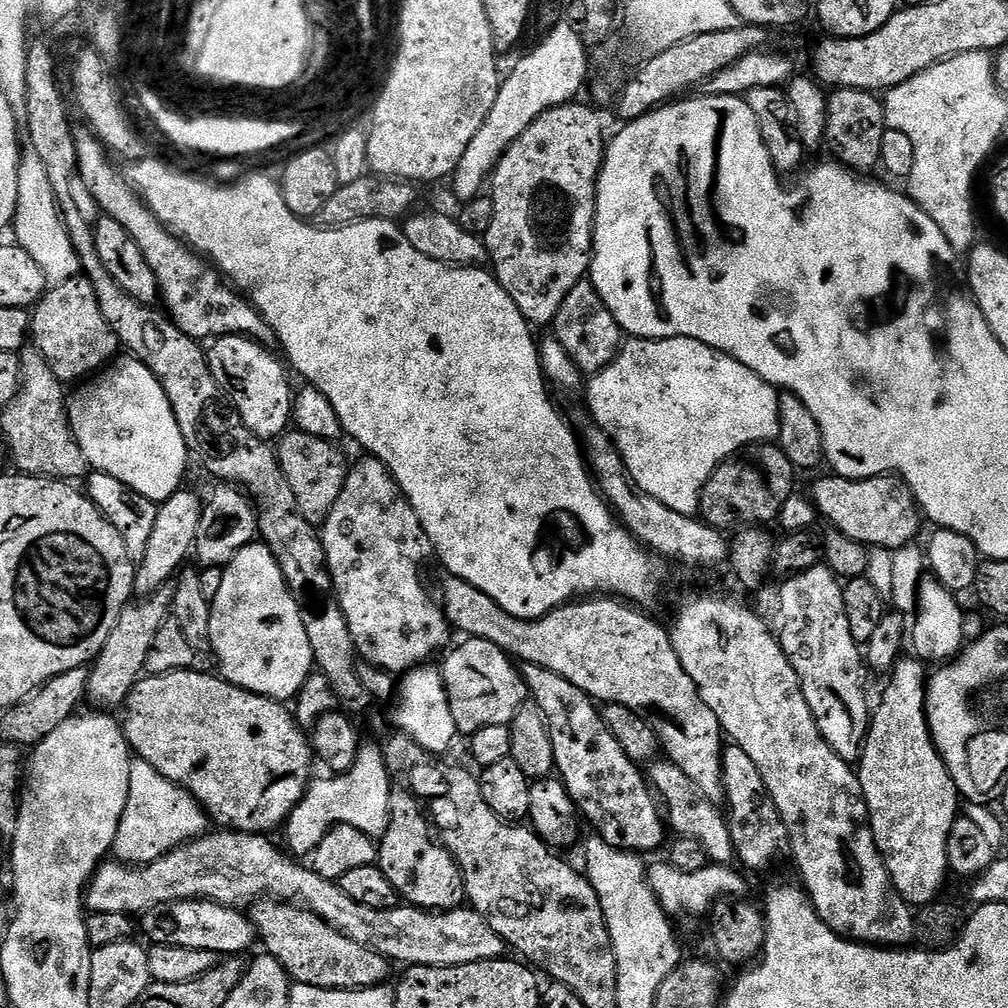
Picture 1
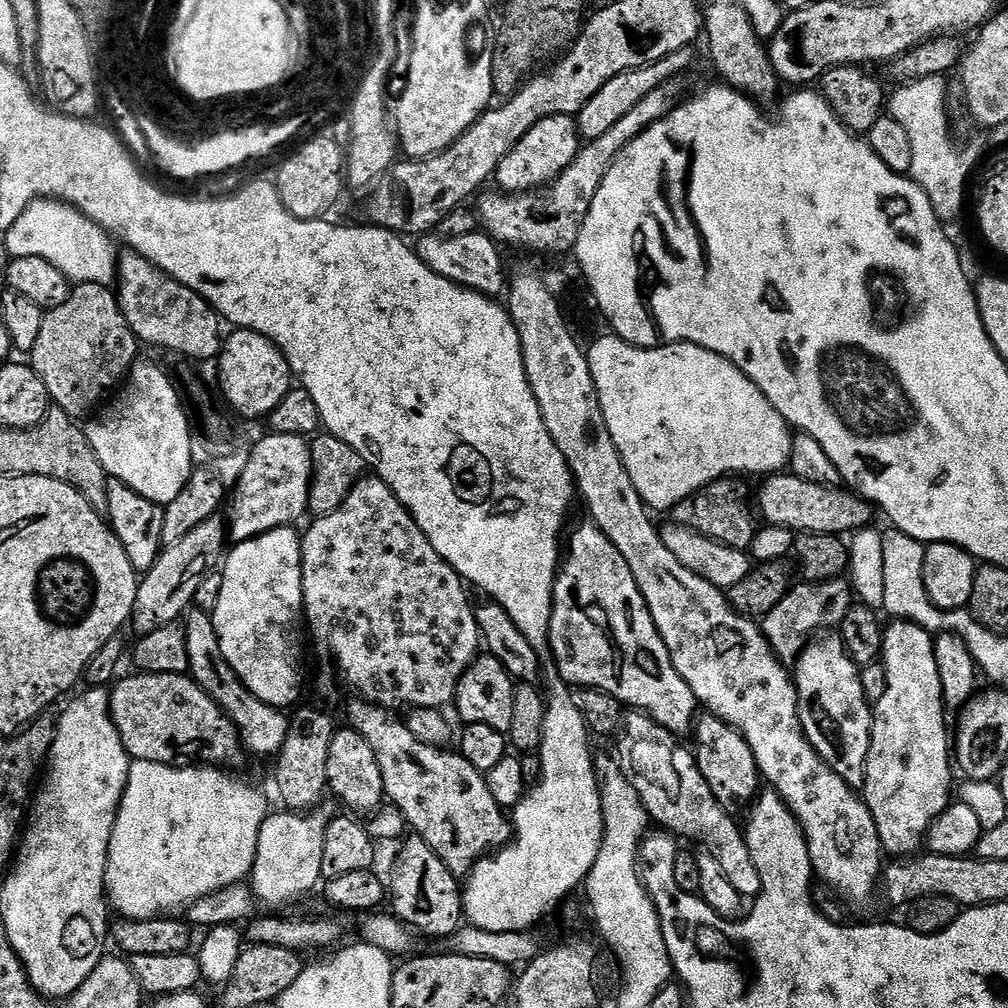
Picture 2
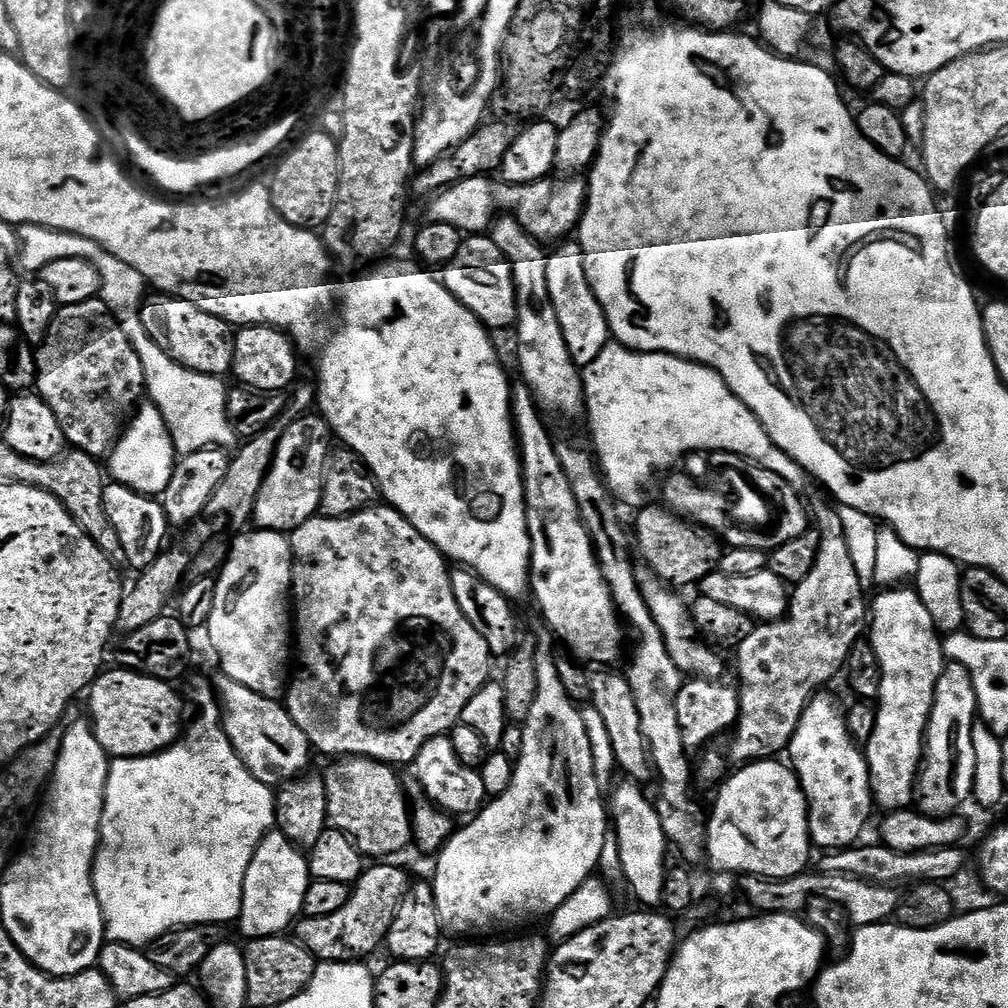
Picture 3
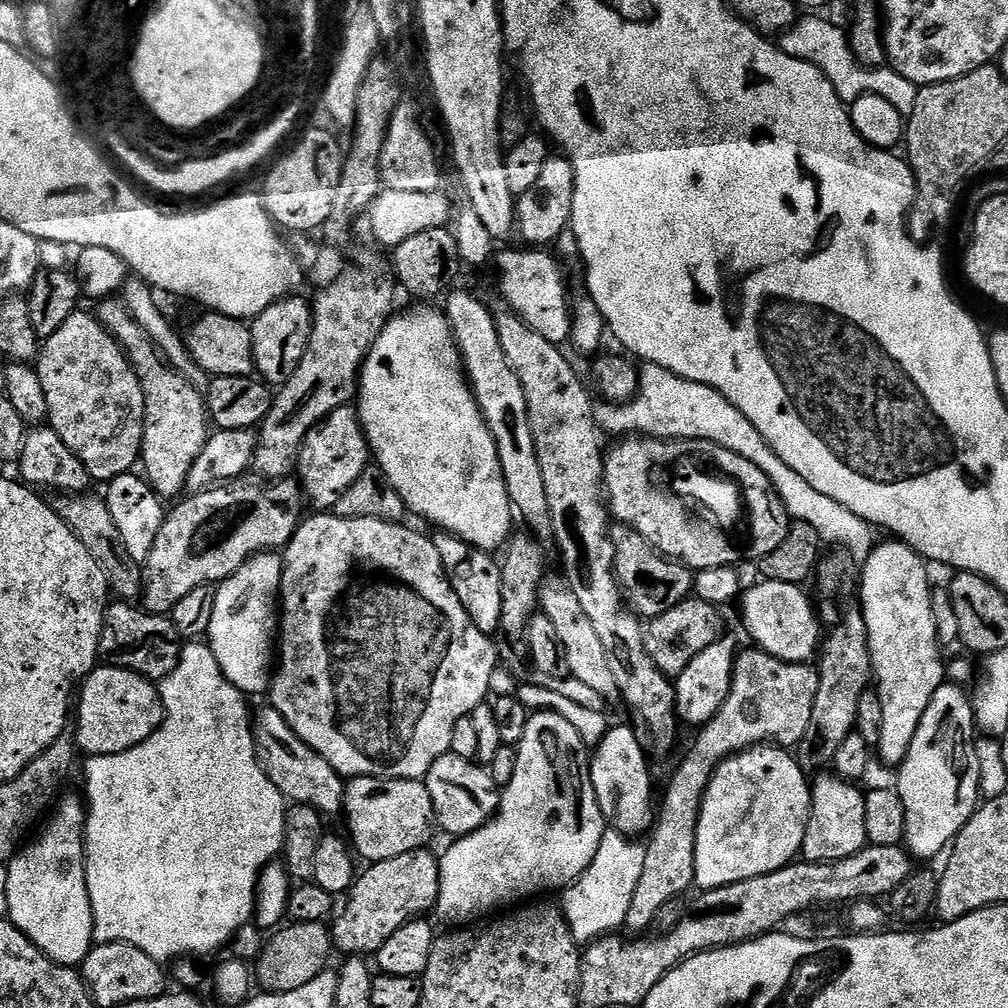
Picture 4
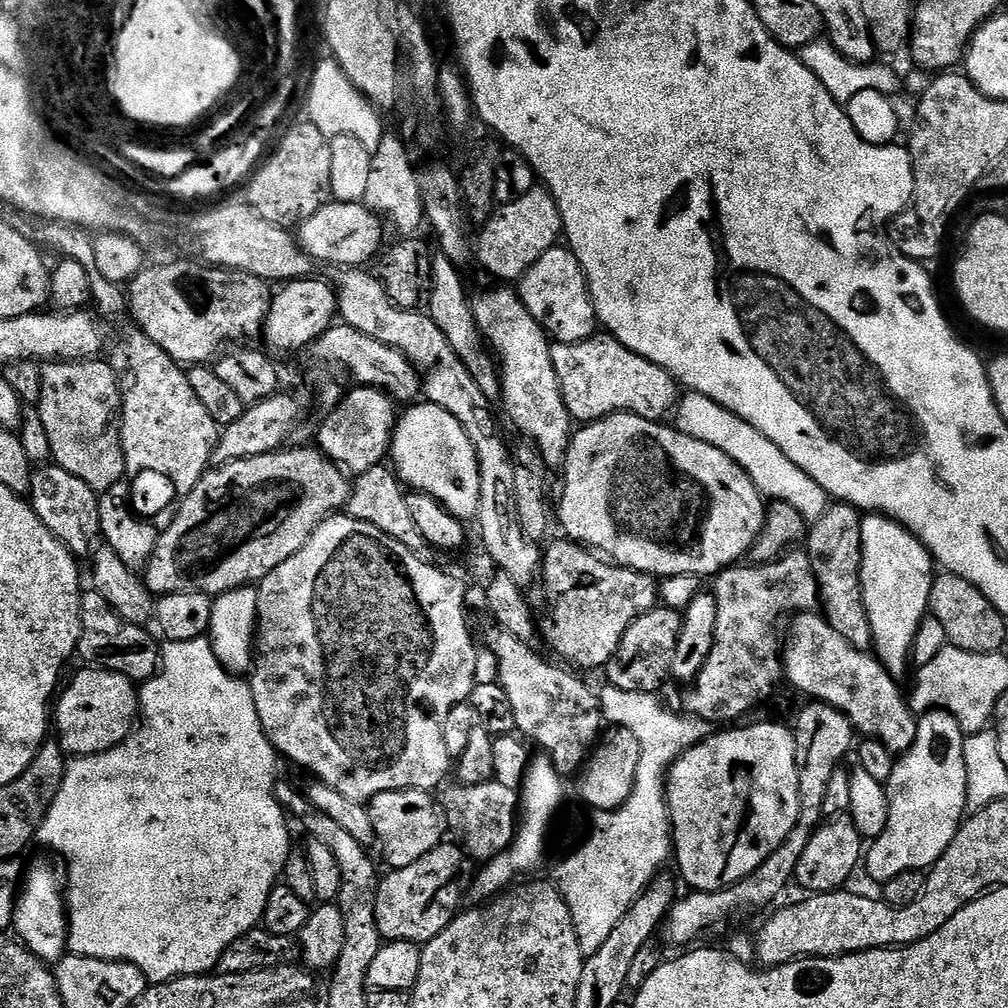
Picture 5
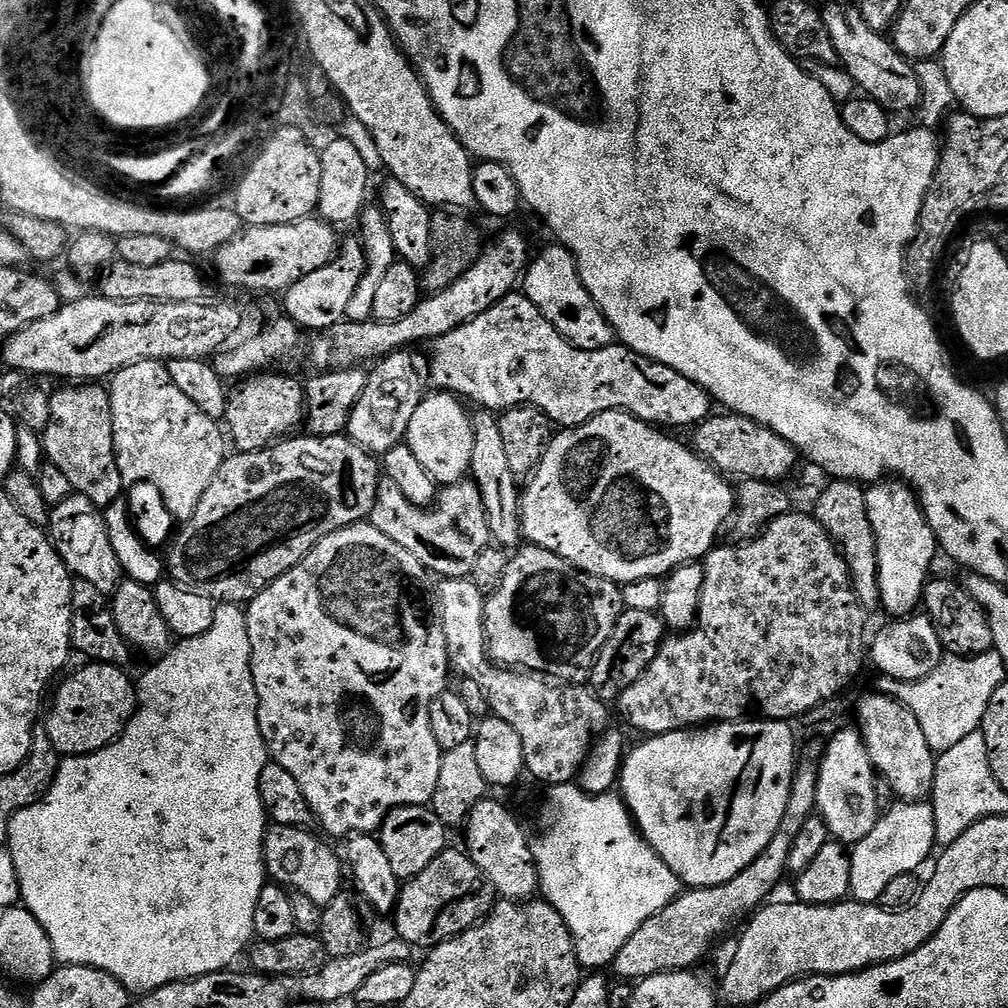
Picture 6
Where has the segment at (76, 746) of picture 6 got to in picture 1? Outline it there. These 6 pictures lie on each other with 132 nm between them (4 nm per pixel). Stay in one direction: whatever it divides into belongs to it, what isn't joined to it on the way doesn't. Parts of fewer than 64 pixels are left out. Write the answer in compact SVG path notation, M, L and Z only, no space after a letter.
M189 670L186 672L171 672L170 674L162 674L161 676L145 675L134 686L134 690L128 696L126 707L123 709L122 727L124 736L128 740L129 749L139 759L150 762L150 766L154 766L154 770L158 770L158 774L162 774L170 782L180 785L191 794L200 807L208 814L209 821L216 820L221 829L232 829L238 832L254 832L257 834L272 834L272 831L279 829L285 823L288 816L298 806L300 800L304 796L305 788L308 787L313 779L312 764L314 765L314 753L312 750L311 739L306 735L305 729L296 723L296 717L291 711L288 712L283 703L278 700L271 700L265 696L259 696L253 692L248 692L245 688L236 688L233 684L229 684L227 680L219 675L207 676L201 670Z

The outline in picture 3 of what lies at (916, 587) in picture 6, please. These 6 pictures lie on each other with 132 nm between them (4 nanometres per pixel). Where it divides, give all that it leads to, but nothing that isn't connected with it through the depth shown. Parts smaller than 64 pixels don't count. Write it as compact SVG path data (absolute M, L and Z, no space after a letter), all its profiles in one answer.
M893 586L879 593L881 596L870 604L870 643L876 662L882 670L882 682L880 683L880 694L878 697L878 707L876 709L876 725L874 726L874 734L870 734L870 742L866 745L866 755L868 757L868 773L870 774L870 782L872 783L872 799L877 809L884 808L885 813L896 812L900 808L912 808L914 801L918 796L918 777L924 759L924 741L928 730L928 719L932 713L932 703L934 702L934 690L938 686L938 678L942 674L946 663L944 655L944 645L942 643L941 633L936 631L934 626L934 618L930 618L930 610L926 610L926 606L920 601L920 596L908 586Z

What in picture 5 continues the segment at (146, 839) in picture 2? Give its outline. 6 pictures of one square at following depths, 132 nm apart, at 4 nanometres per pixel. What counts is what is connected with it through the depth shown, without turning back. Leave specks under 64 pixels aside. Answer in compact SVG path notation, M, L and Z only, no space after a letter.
M199 636L190 642L167 641L162 648L162 670L151 680L143 681L138 695L139 727L126 737L123 744L111 748L109 752L81 756L67 765L62 786L40 824L38 840L53 848L68 863L68 952L73 956L130 962L138 966L152 984L165 984L175 976L211 973L231 943L263 921L266 902L281 879L284 865L293 851L292 836L288 833L289 817L276 797L278 753L262 730L258 706L254 706L252 685L247 679L224 668L212 649L211 639Z

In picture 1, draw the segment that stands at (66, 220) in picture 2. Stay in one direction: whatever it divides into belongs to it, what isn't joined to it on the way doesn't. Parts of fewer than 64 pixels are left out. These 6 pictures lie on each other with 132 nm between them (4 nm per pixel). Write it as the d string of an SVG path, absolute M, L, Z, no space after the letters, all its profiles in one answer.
M30 146L23 149L18 166L15 228L15 243L19 244L22 250L26 250L26 254L30 254L30 258L34 258L38 266L42 266L42 274L46 274L49 285L61 284L81 275L80 259L60 216L60 207L54 198L54 190L50 190L50 177L46 175L46 166L42 163L42 158L38 158L38 150Z

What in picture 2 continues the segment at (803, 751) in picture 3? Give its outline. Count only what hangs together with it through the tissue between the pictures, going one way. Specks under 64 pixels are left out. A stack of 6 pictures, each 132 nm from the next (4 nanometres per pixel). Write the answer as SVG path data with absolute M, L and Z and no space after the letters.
M833 638L825 644L816 643L809 643L794 661L800 725L822 762L850 787L860 790L864 786L874 708L868 703L866 694L862 694L860 668L848 655L843 640Z

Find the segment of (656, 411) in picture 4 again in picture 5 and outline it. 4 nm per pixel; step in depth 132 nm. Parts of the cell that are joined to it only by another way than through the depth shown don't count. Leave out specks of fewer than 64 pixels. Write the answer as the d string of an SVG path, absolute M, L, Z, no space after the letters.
M697 392L681 395L674 413L674 426L682 434L698 438L698 442L706 442L722 450L722 454L734 458L734 462L738 462L738 466L742 466L742 470L750 474L756 489L769 501L781 500L794 506L794 510L798 510L798 514L802 514L802 518L809 522L818 519L827 510L830 503L828 492L822 490L822 486L818 486L818 482L814 482L810 474L798 470L798 466L794 466L794 462L790 462L790 458L786 458L786 454L782 454L782 450L774 446L774 442L770 442L766 434L708 396Z

